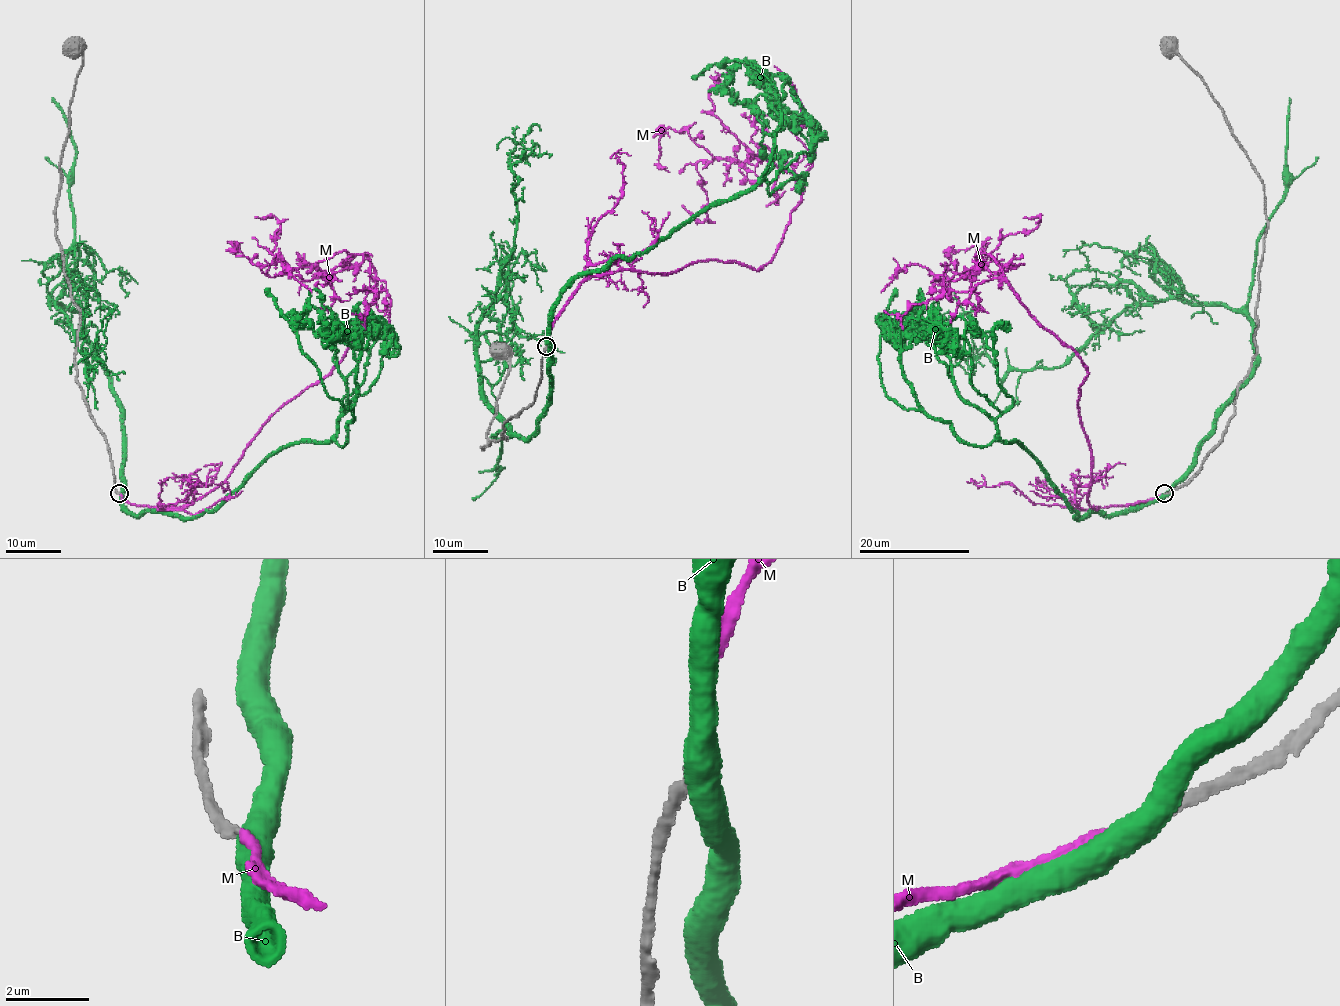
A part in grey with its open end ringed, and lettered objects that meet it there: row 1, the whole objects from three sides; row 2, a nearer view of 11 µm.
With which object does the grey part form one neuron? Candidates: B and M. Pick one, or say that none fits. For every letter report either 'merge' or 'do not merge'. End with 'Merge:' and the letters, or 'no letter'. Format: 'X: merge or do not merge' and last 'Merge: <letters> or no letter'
B: do not merge
M: merge
Merge: M

